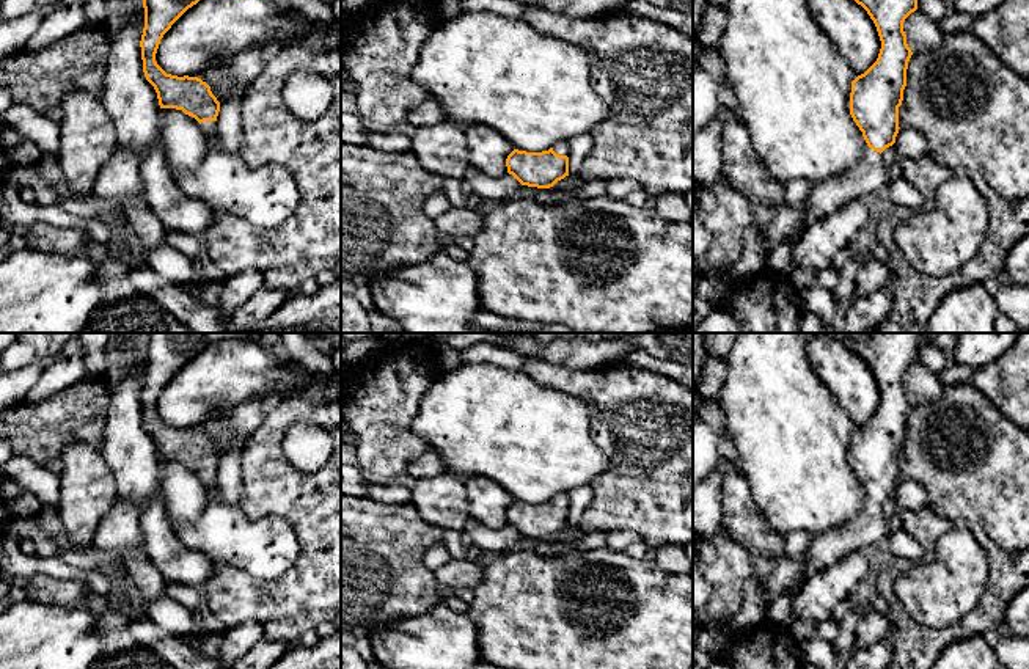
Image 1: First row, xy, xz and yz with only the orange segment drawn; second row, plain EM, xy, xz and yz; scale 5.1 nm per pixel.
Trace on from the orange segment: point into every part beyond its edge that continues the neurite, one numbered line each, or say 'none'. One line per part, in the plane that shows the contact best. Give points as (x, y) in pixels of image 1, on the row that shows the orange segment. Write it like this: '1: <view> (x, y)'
1: xz (563, 148)

